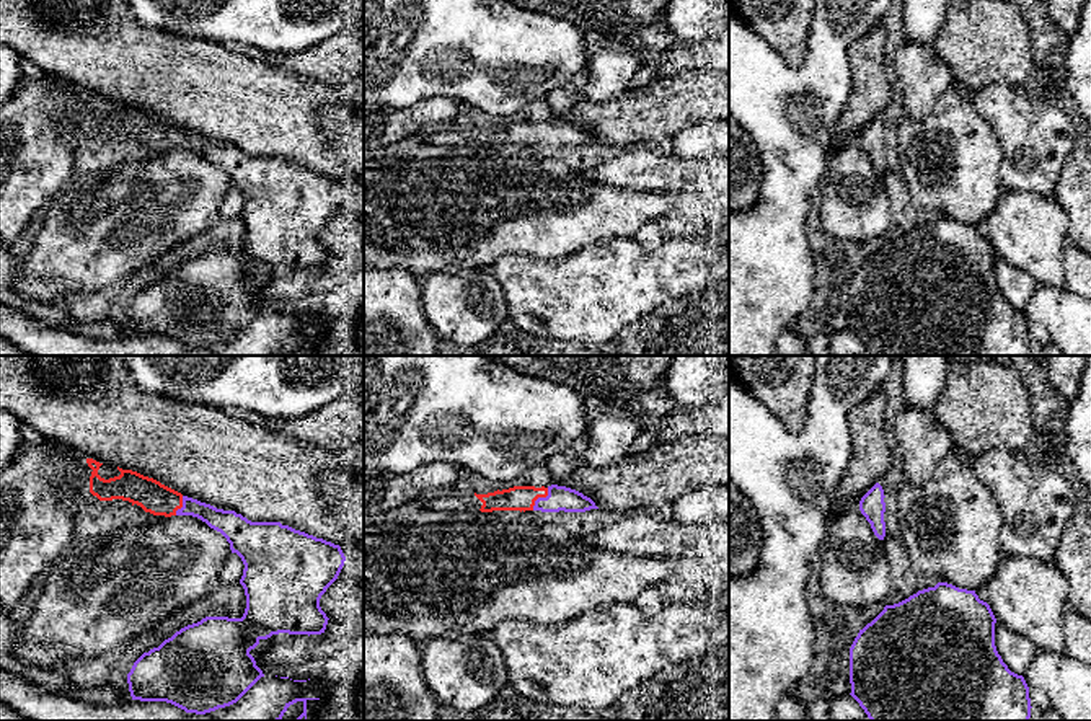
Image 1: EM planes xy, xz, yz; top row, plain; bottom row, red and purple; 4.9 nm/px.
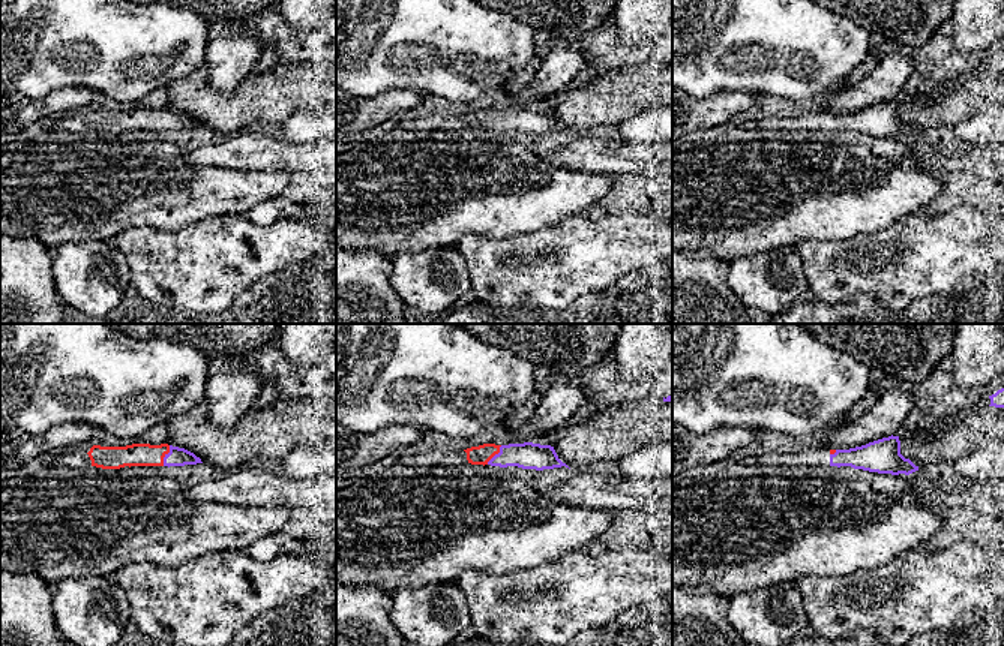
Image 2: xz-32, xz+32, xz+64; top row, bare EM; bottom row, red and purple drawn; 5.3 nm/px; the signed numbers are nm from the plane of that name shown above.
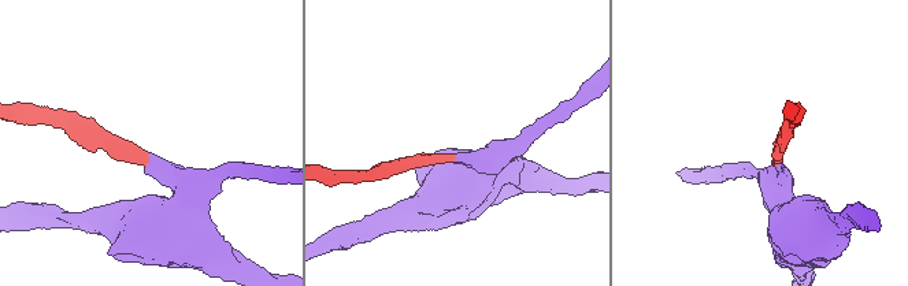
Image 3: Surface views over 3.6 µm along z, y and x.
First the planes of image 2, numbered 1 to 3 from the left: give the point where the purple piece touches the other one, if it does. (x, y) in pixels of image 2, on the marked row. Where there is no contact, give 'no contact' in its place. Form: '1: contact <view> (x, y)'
1: contact xz-32 (164, 456)
2: contact xz+32 (495, 453)
3: contact xz+64 (833, 453)

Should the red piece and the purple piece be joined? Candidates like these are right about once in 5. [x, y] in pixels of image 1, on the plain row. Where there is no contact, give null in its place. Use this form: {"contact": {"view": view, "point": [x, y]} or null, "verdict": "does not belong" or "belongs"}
{"contact": {"view": "xz", "point": [540, 131]}, "verdict": "belongs"}

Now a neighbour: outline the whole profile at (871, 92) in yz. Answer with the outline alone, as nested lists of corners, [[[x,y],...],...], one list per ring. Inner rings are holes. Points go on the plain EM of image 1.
[[[882,23],[871,31],[866,31],[861,38],[853,41],[848,47],[853,88],[832,134],[830,145],[833,152],[843,145],[843,140],[848,135],[861,135],[861,132],[876,117],[879,117],[890,103],[895,85],[889,80],[884,70],[884,47],[886,47],[886,31]]]

